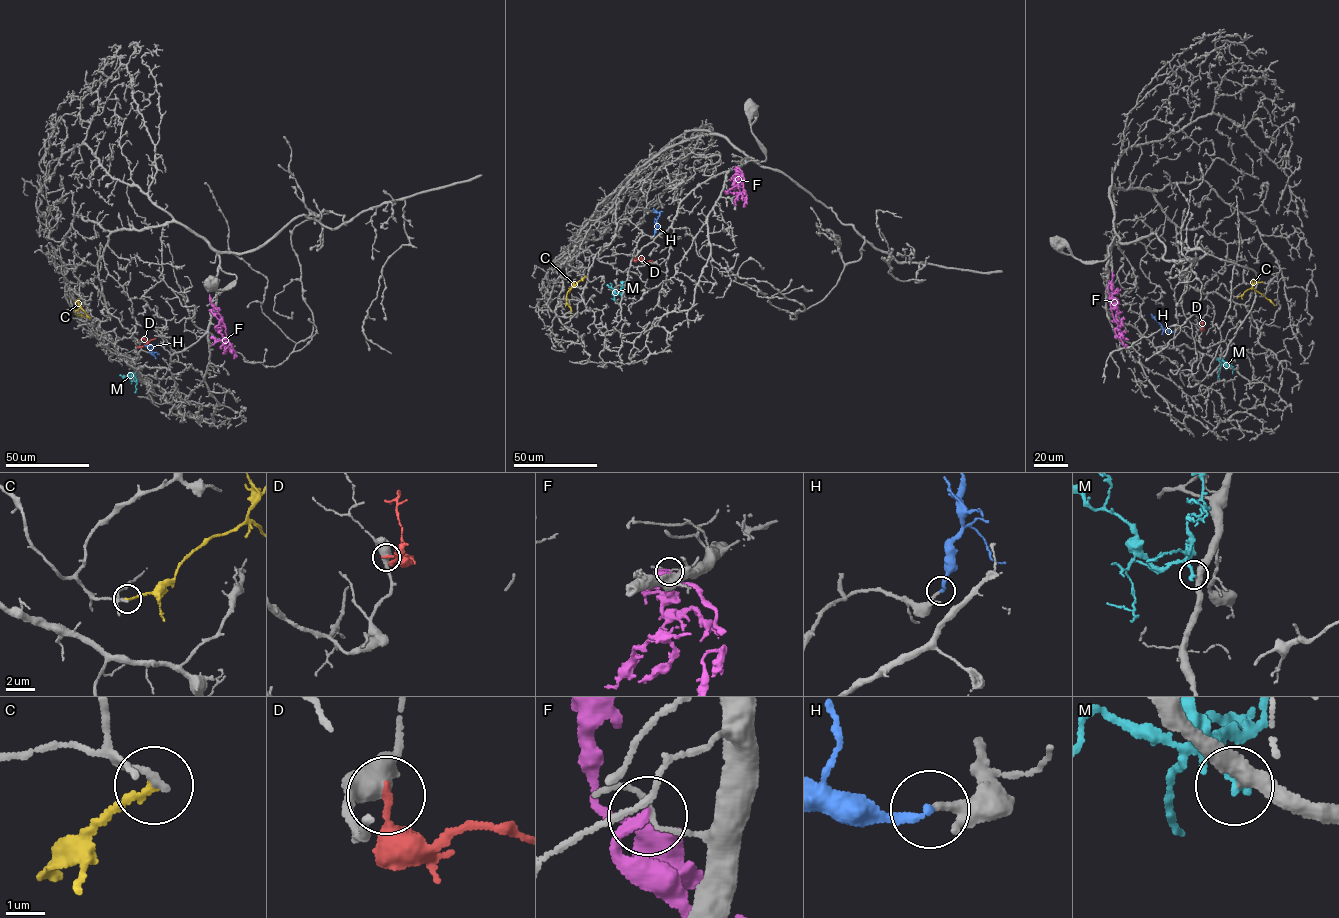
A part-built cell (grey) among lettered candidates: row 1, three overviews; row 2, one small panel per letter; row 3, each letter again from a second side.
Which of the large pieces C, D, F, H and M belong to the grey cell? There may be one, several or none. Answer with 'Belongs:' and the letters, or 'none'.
Belongs: H

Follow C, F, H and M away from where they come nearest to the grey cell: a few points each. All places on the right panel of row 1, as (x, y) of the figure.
C: (1238, 297), (1252, 287), (1275, 305)
F: (1109, 280), (1111, 311), (1117, 325), (1114, 332), (1127, 346)
H: (1173, 331), (1164, 329), (1151, 314)
M: (1228, 367), (1222, 364), (1219, 379)

